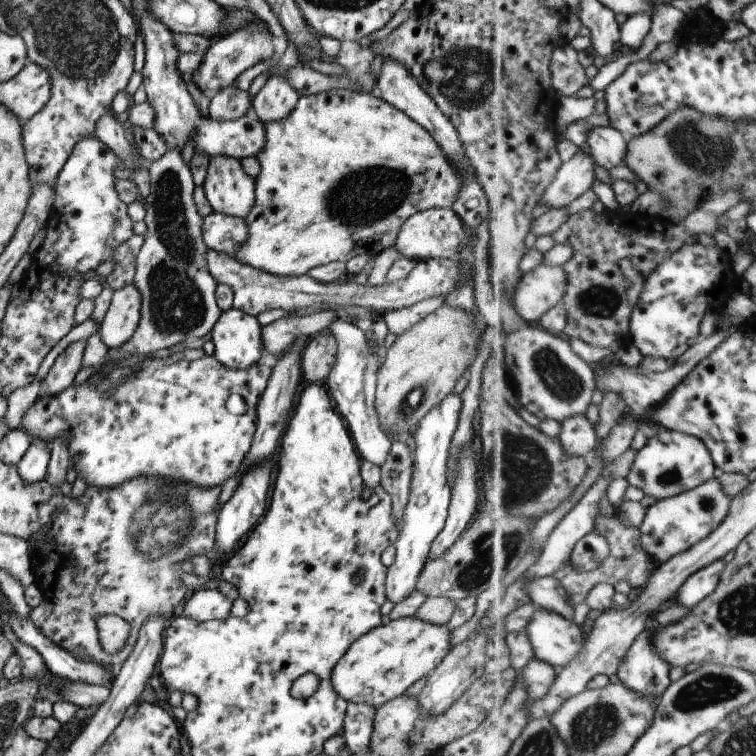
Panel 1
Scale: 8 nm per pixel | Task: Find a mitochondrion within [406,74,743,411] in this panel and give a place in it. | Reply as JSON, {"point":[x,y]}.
{"point":[703,152]}

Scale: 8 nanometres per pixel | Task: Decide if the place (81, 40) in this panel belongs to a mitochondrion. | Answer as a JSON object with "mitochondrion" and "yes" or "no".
{"mitochondrion":"yes"}

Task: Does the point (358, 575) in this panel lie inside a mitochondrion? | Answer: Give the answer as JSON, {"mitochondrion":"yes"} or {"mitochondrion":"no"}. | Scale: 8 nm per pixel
{"mitochondrion":"no"}

